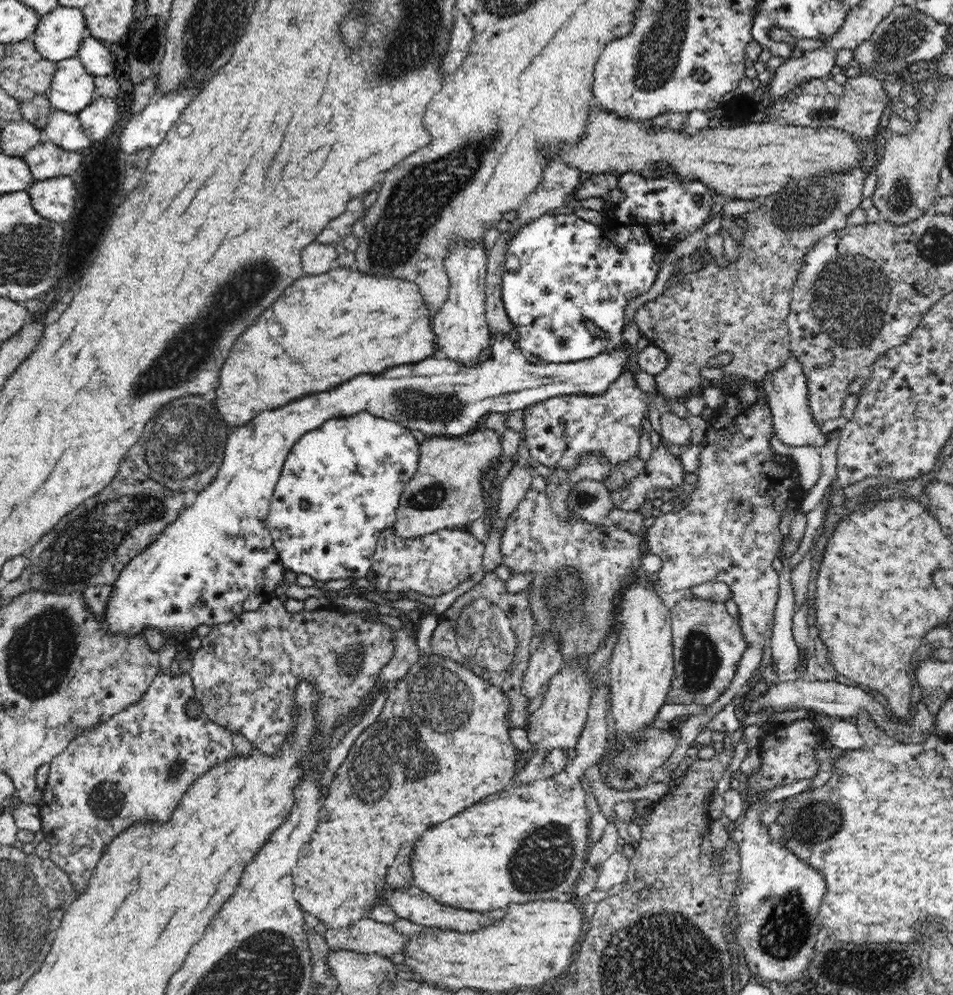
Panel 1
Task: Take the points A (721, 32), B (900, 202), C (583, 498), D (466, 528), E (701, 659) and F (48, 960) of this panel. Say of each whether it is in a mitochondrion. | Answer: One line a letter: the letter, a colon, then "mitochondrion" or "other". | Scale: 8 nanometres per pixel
A: other
B: mitochondrion
C: mitochondrion
D: other
E: mitochondrion
F: mitochondrion

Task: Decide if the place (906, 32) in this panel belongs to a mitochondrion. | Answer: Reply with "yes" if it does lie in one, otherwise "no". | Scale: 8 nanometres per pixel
yes

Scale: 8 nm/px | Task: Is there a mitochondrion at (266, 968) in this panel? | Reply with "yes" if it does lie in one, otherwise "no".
yes

